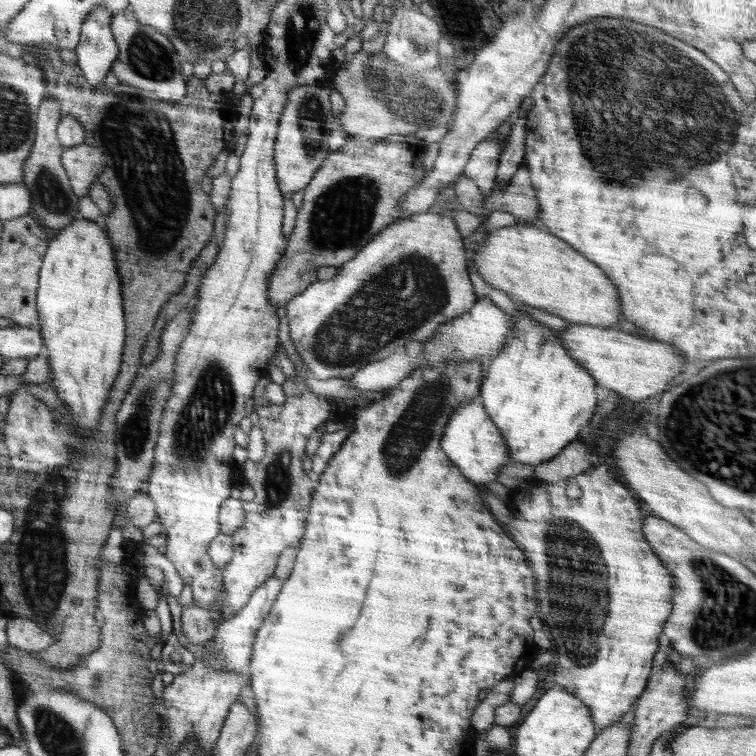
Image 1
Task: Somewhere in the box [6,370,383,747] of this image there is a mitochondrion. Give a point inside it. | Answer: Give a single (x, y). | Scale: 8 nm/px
(42, 570)

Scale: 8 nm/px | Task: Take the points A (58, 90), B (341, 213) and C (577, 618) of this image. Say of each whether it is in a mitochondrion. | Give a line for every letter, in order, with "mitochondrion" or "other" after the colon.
A: other
B: mitochondrion
C: mitochondrion

